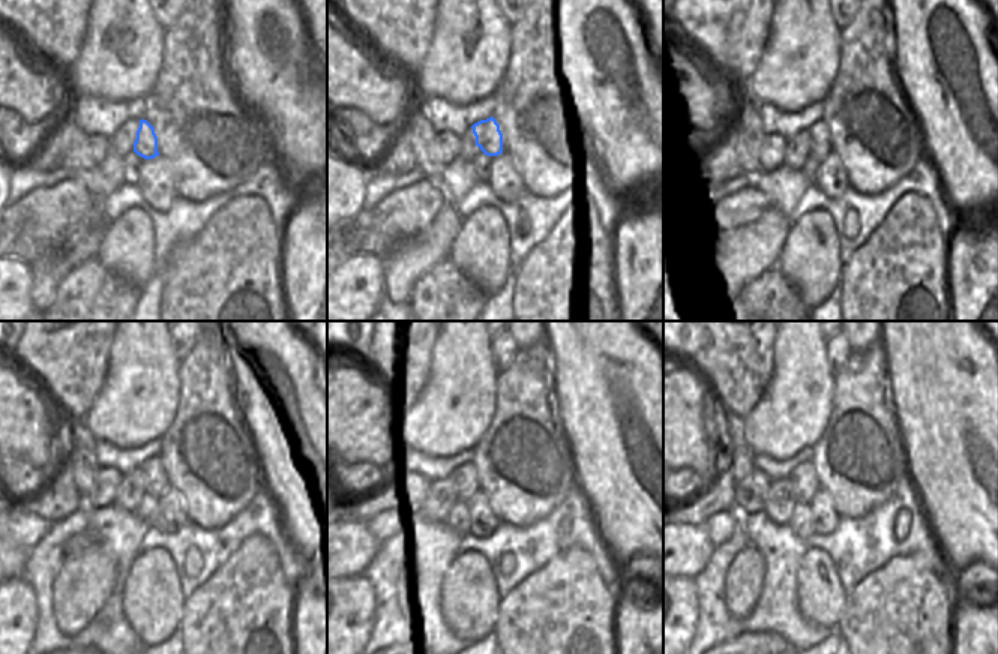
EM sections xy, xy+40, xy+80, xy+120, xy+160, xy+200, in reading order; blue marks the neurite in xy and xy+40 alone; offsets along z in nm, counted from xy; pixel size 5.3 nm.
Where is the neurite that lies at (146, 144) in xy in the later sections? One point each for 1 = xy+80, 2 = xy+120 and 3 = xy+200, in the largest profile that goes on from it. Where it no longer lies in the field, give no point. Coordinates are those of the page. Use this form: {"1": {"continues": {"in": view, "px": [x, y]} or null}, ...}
{"1": {"continues": {"in": "xy+80", "px": [818, 132]}}, "2": {"continues": {"in": "xy+120", "px": [153, 477]}}, "3": {"continues": {"in": "xy+200", "px": [803, 480]}}}

